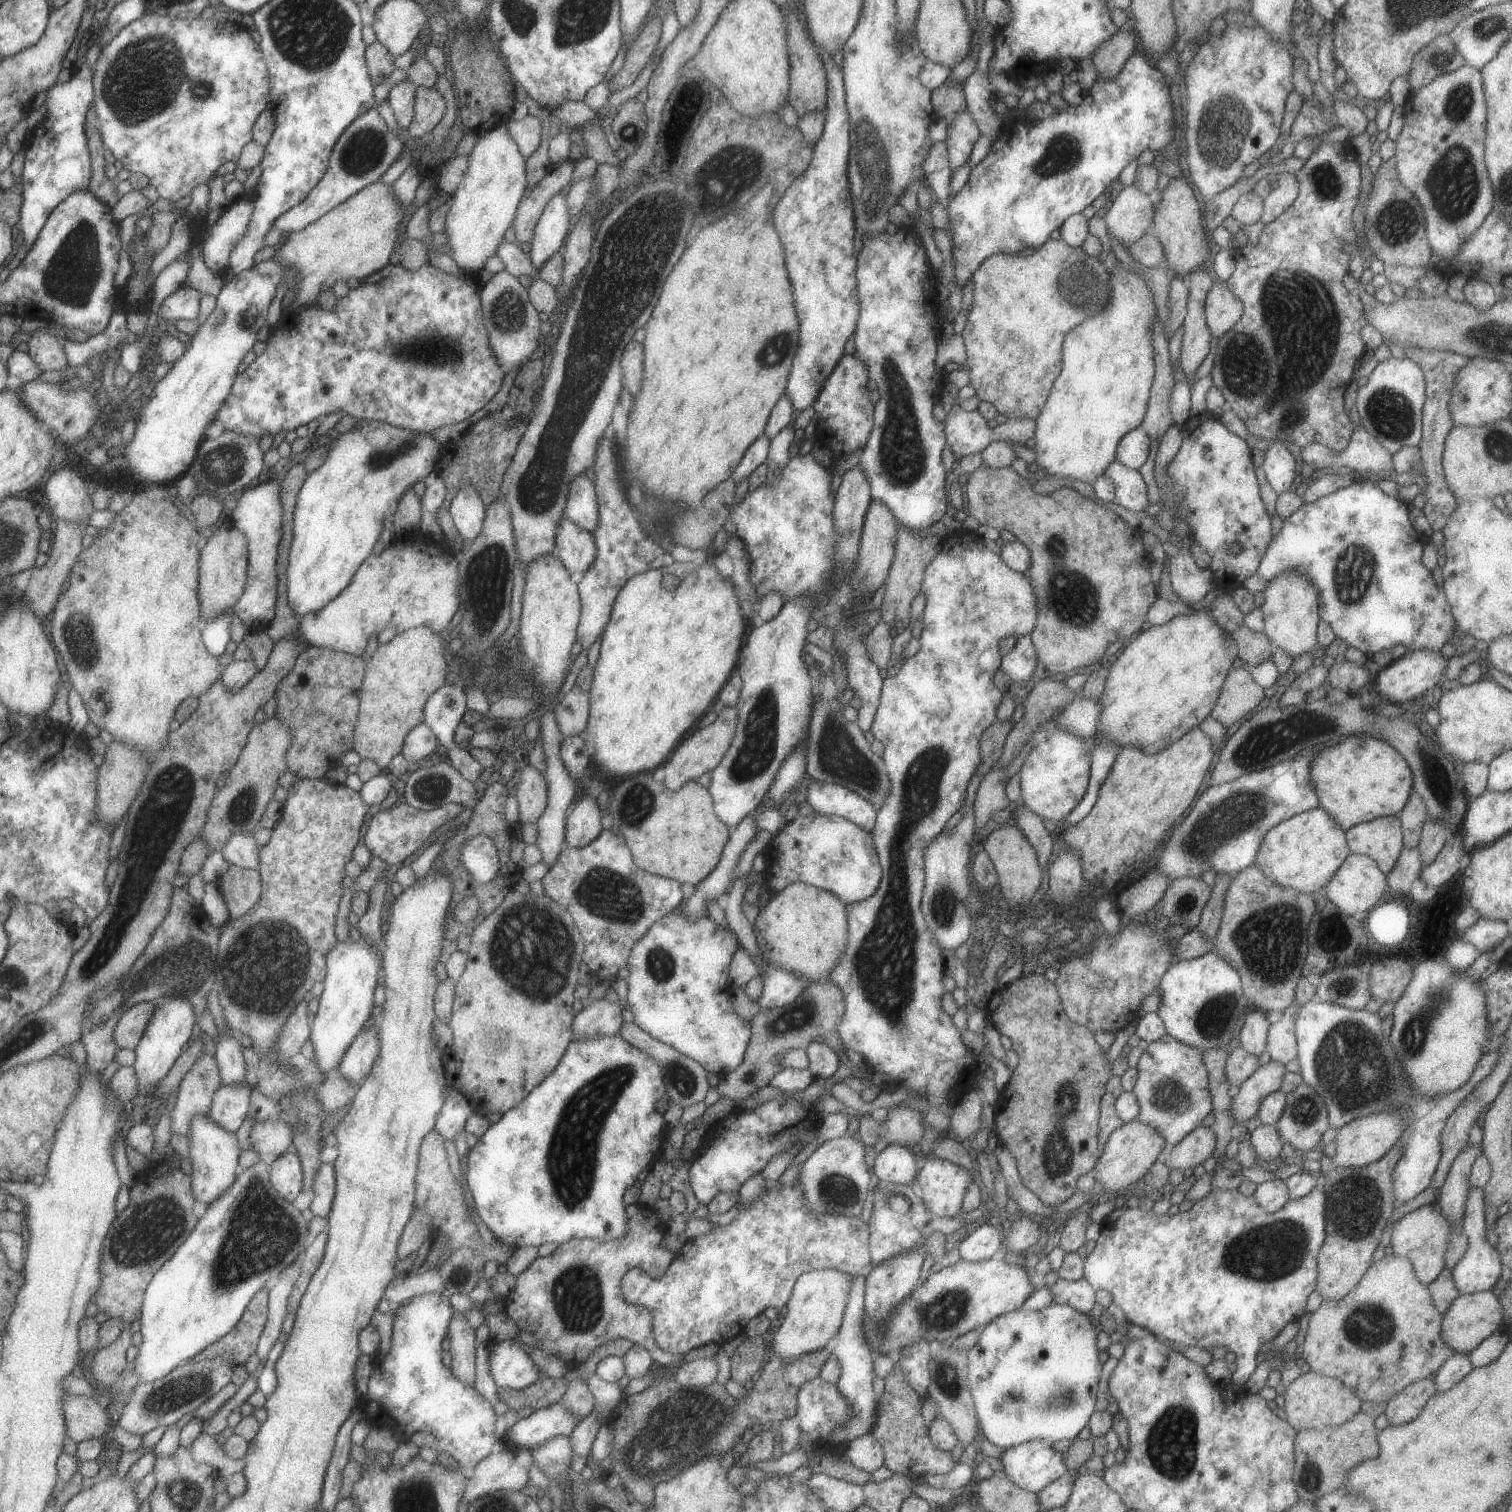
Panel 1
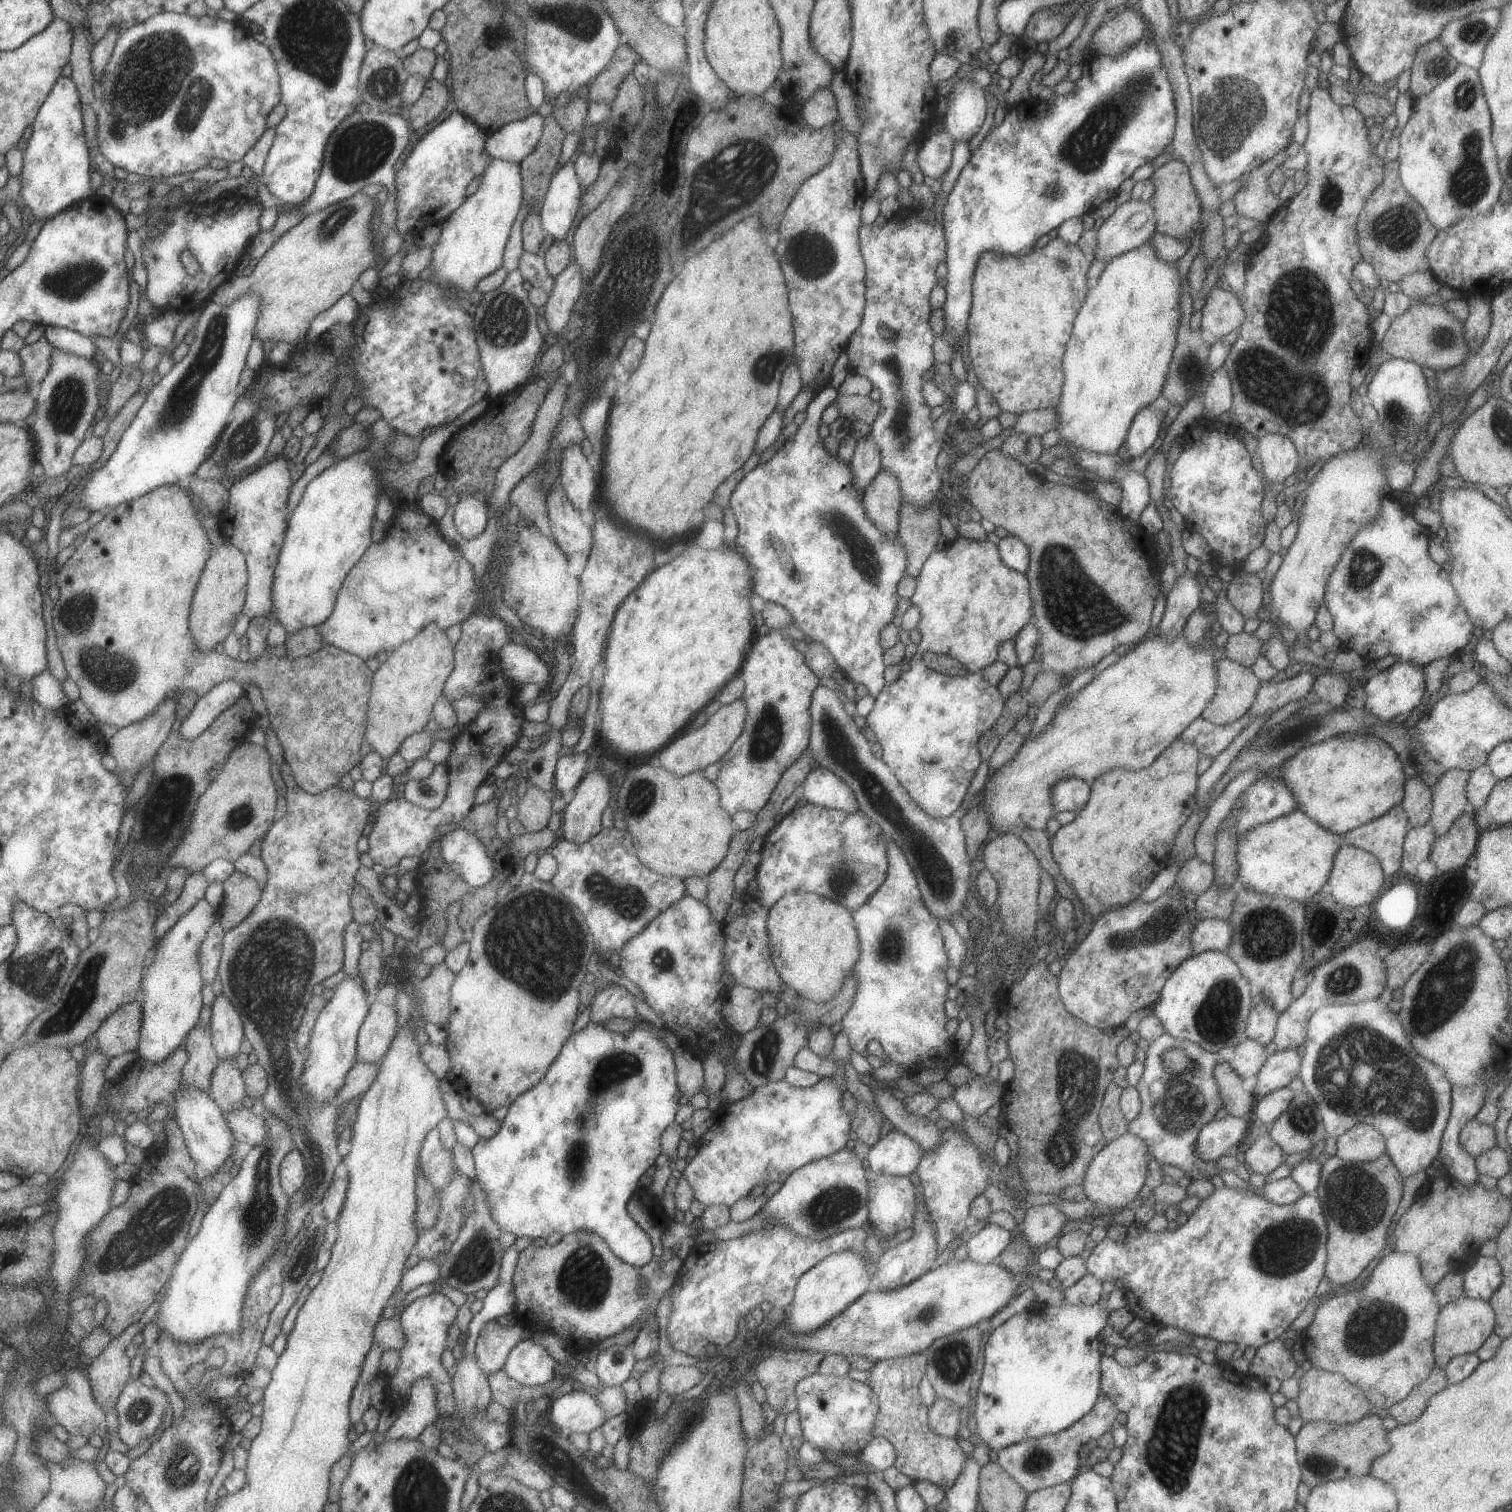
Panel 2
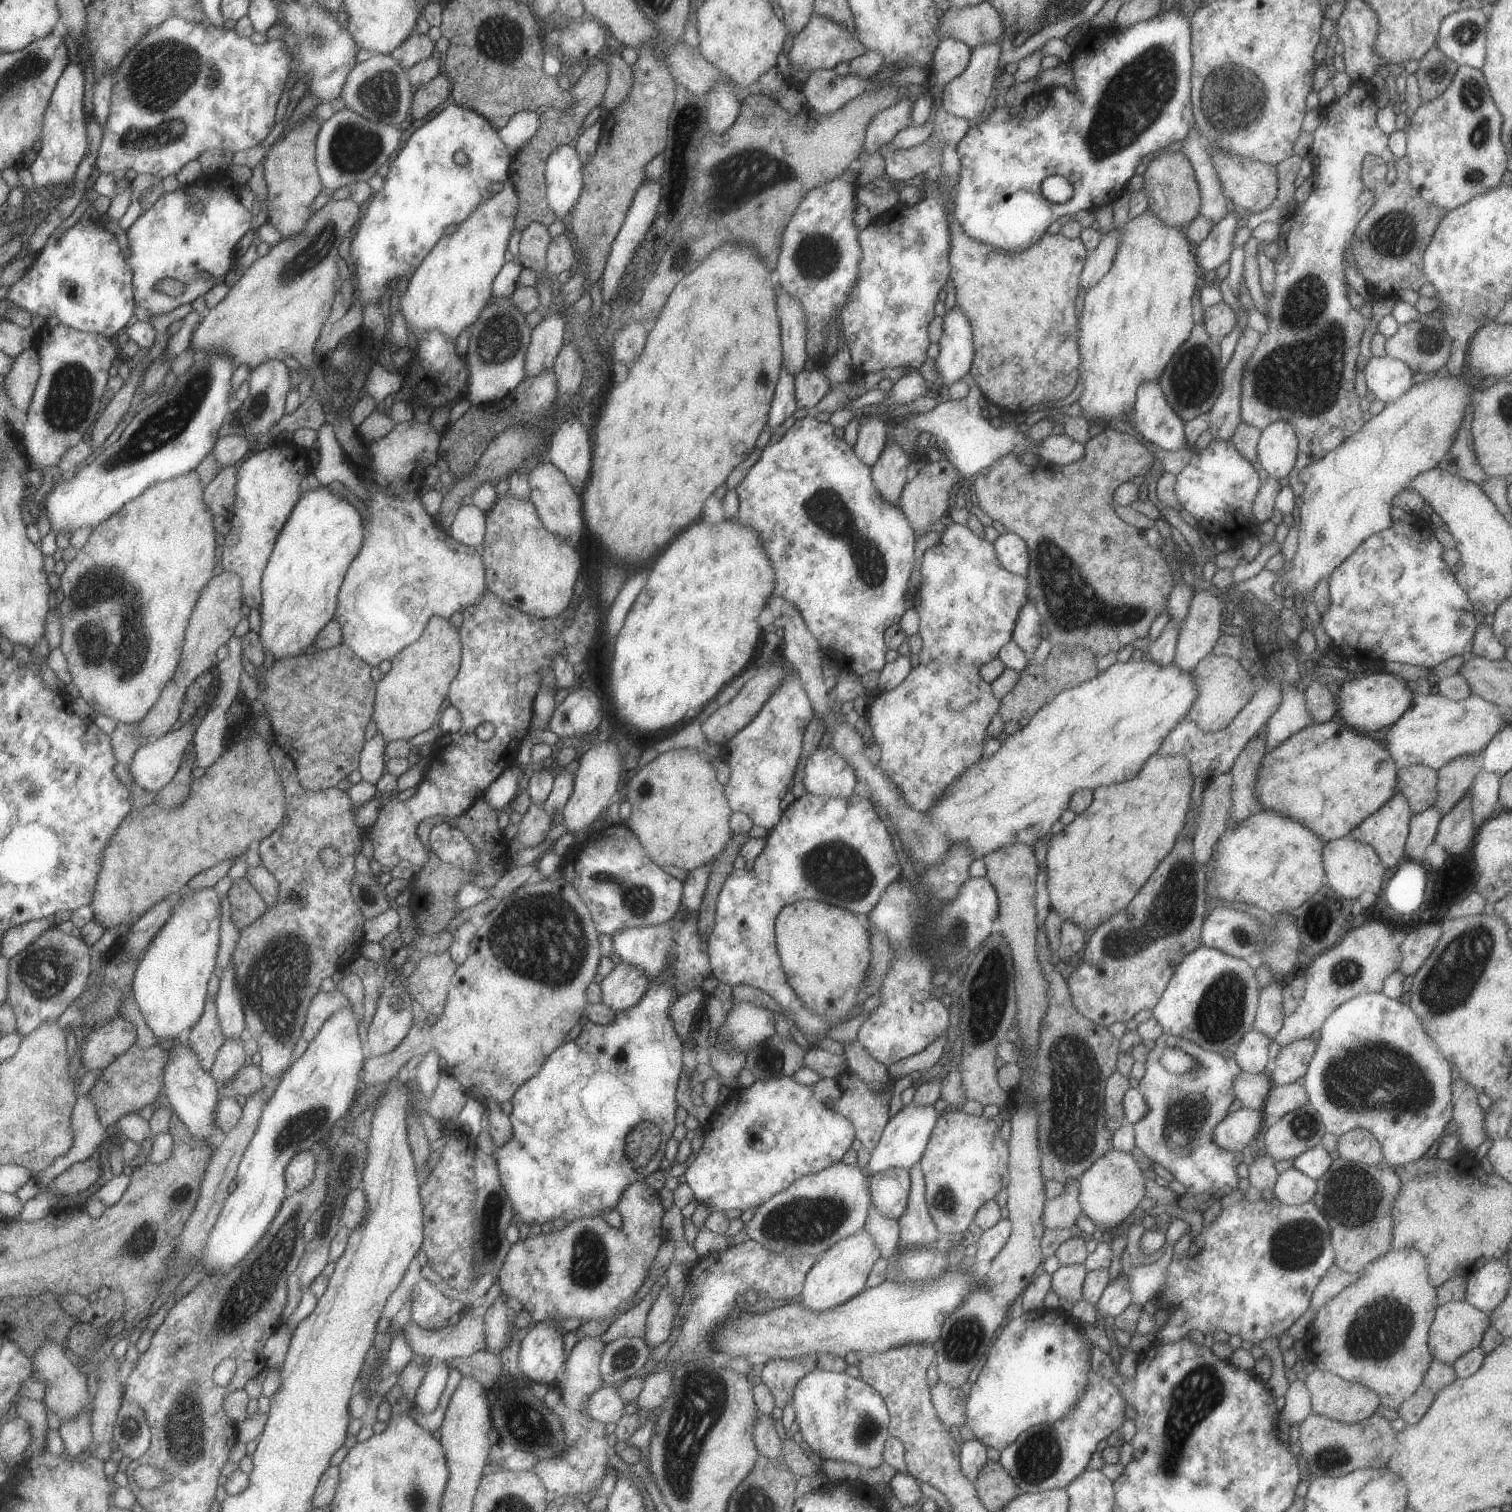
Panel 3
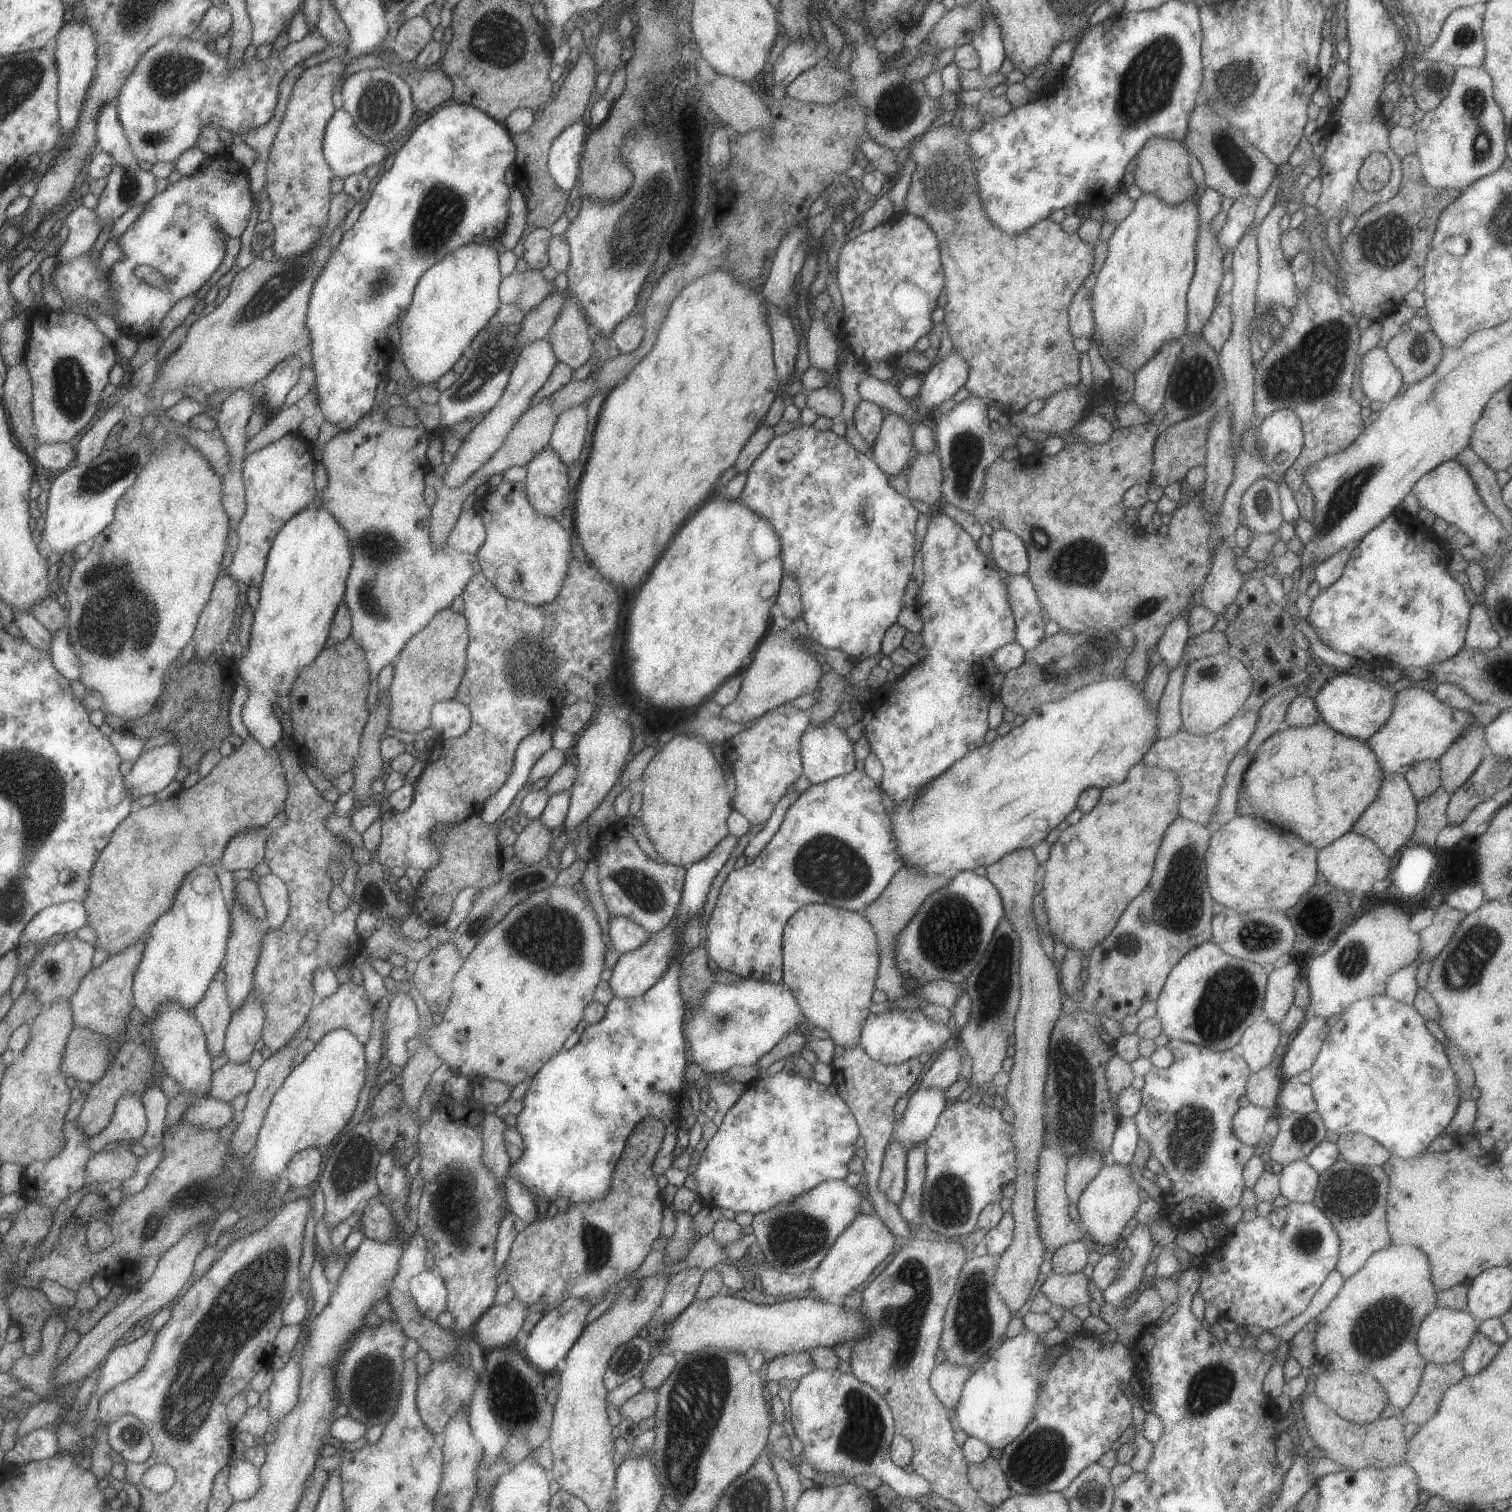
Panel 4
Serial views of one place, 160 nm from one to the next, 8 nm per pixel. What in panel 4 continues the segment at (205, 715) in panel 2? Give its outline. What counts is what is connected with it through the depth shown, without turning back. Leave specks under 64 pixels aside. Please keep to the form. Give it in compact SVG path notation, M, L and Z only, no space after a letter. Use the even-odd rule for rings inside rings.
M175 742L144 752L125 776L134 801L142 796L160 794L168 788L183 766L182 758L182 746Z

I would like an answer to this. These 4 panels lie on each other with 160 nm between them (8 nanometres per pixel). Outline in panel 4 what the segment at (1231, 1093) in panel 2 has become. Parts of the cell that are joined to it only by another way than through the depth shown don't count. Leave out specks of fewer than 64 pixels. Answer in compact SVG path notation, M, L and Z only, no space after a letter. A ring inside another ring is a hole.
M1267 1066L1258 1073L1252 1073L1246 1082L1246 1098L1251 1105L1277 1111L1277 1099L1283 1088L1279 1070Z

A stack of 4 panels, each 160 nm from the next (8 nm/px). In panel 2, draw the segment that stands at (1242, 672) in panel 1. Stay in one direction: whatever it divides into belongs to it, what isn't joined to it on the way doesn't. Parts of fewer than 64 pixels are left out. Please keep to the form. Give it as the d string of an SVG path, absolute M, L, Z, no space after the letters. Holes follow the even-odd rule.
M1218 655L1216 659L1218 687L1216 696L1204 708L1201 718L1215 726L1226 726L1239 720L1256 702L1262 682L1251 668Z

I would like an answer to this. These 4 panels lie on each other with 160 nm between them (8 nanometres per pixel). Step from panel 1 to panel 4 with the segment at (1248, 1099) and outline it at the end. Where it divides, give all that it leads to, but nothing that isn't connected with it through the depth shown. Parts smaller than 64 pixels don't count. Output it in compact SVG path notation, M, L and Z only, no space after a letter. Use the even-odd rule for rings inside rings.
M1316 1016L1307 1018L1304 1028L1293 1034L1279 1072L1290 1080L1296 1080L1301 1072L1311 1071L1312 1064L1316 1061L1328 1032L1327 1020L1316 1018Z

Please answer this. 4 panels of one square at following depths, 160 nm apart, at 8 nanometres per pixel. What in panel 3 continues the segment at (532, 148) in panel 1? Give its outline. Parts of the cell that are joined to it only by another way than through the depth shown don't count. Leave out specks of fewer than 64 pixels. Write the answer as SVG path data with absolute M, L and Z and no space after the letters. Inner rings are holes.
M520 111L512 115L502 129L498 129L500 140L510 152L510 158L514 158L516 152L528 144L528 140L538 132L540 123L540 117L535 111Z

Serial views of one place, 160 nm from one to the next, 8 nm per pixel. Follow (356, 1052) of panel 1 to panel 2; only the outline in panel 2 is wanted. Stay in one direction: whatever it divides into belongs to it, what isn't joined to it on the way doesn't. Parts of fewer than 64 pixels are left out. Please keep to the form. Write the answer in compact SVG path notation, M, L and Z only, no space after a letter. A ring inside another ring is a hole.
M386 983L376 996L368 1016L364 1020L357 1039L358 1061L379 1064L390 1050L390 1044L399 1030L396 1014L398 988Z

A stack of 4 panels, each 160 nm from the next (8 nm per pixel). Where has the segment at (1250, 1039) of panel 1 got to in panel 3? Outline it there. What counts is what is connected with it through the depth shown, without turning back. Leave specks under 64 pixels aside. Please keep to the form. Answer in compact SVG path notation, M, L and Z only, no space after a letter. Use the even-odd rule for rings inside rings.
M1274 978L1259 994L1259 1005L1253 1028L1272 1040L1276 1038L1285 1019L1282 1008L1284 1000L1282 990L1284 990L1285 981Z

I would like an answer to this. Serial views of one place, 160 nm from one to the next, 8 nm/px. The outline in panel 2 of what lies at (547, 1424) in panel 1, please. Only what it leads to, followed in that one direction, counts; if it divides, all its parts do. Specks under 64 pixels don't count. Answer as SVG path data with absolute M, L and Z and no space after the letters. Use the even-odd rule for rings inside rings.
M573 1390L569 1394L556 1394L546 1412L552 1426L561 1433L590 1433L607 1422L606 1412L596 1400L595 1391Z

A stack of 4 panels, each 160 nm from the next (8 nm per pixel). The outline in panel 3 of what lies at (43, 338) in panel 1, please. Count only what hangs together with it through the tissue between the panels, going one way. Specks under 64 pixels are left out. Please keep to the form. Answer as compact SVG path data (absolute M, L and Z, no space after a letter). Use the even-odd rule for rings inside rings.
M28 350L22 357L16 359L15 366L5 383L8 395L12 398L12 409L29 413L42 371L41 355L36 350Z

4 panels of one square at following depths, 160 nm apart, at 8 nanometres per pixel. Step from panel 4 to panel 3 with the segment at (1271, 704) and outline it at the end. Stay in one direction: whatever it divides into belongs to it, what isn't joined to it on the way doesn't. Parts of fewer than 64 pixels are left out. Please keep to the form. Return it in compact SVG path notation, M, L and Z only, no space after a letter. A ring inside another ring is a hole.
M1265 726L1260 728L1256 737L1252 737L1235 760L1231 770L1233 787L1230 800L1234 804L1228 825L1243 821L1263 809L1254 791L1262 757L1267 753L1266 745Z

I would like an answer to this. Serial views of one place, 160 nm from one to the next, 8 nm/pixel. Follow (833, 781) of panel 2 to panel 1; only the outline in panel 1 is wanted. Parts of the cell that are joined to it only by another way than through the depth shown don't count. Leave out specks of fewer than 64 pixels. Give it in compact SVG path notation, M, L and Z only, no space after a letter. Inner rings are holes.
M812 780L805 793L808 796L806 801L818 814L843 817L872 833L878 810L870 800L851 792L844 786L818 780Z

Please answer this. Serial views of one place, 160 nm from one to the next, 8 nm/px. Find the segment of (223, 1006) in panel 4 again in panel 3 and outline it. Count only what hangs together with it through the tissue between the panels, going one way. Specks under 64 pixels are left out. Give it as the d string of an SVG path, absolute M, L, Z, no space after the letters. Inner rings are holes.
M210 995L208 996L207 1010L204 1010L199 1024L187 1033L185 1039L188 1046L194 1050L194 1054L198 1056L203 1069L211 1071L214 1068L219 1050L226 1041L219 1020L215 997L210 998Z

